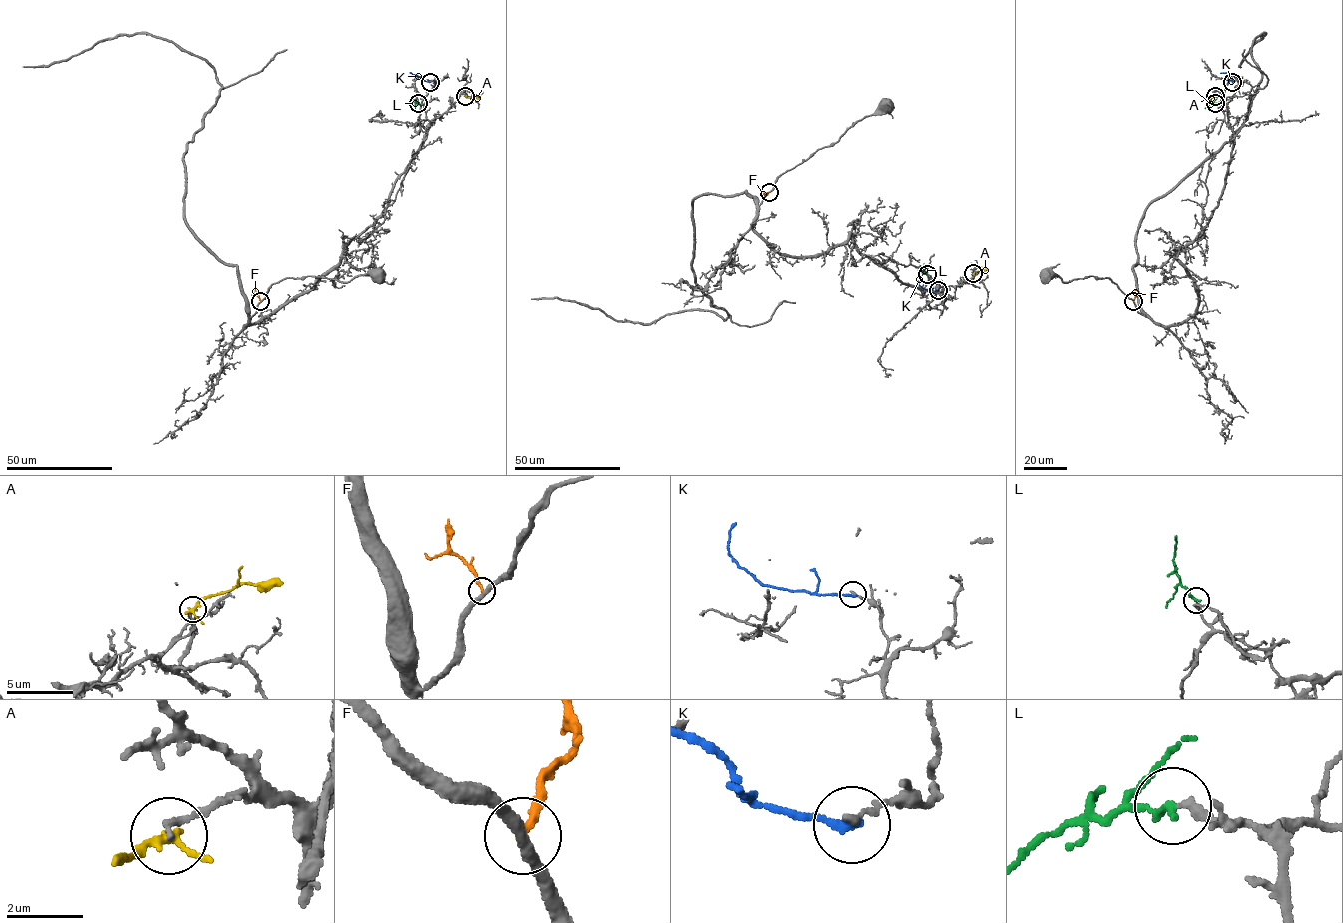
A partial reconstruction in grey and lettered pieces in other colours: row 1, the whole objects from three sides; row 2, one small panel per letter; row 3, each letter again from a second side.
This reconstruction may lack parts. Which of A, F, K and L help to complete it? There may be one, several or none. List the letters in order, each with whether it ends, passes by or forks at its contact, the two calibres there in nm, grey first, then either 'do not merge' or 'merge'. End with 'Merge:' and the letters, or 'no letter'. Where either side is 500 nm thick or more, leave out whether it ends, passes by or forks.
A: it passes by | 170/190 nm | do not merge
F: it ends | 320/220 nm | do not merge
K: it ends | 160/200 nm | do not merge
L: it ends | 220/220 nm | merge
Merge: L

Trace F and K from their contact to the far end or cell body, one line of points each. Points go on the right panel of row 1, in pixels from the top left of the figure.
F: (1133, 301), (1134, 289)
K: (1232, 82), (1230, 75), (1220, 73)

